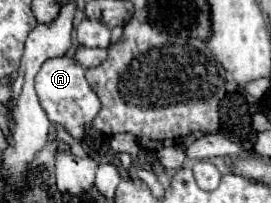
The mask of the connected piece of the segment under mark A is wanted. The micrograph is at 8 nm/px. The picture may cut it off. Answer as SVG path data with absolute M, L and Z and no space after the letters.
M73 57L47 59L35 77L35 91L47 117L51 121L61 123L77 141L81 141L85 131L91 129L91 121L101 107L101 101L97 99L95 91L85 81L83 67Z

